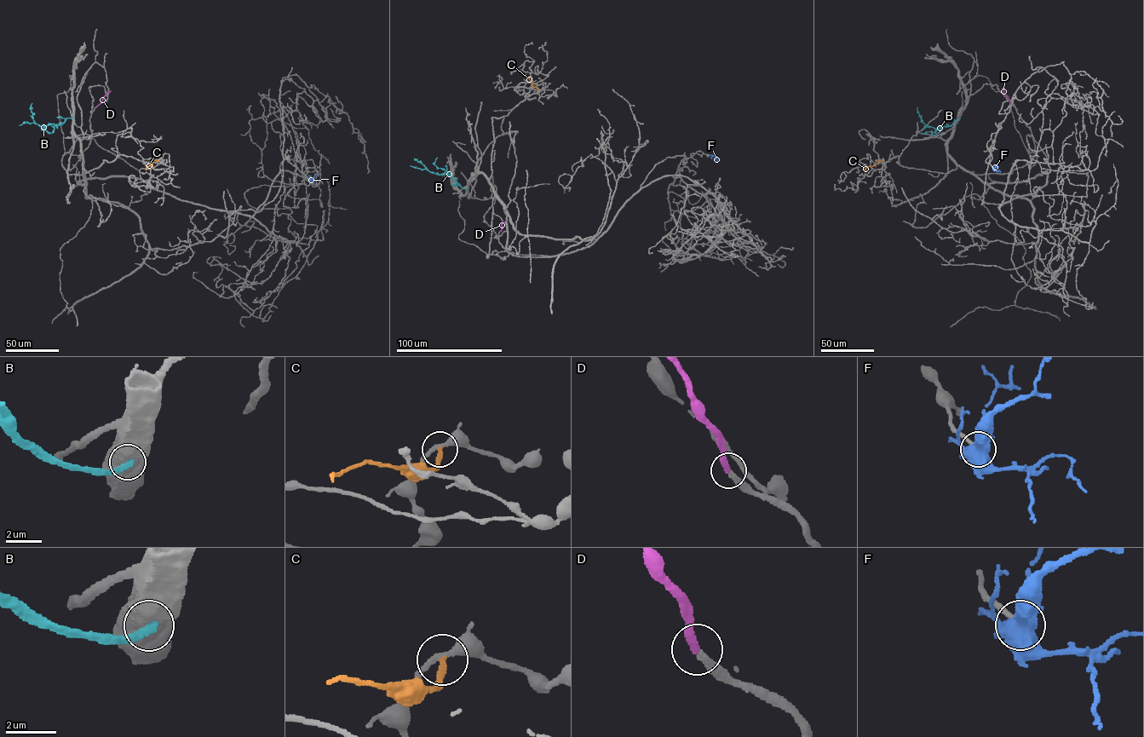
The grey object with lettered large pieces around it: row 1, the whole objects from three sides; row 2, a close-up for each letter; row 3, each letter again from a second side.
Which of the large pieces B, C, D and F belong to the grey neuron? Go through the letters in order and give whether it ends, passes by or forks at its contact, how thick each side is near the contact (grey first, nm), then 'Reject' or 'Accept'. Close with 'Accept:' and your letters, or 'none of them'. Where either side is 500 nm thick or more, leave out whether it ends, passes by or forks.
B: Thickness 750 nm (grey) against 340 nm. Reject
C: It ends there. Thickness 280 nm (grey) against 190 nm. Reject
D: It ends there. Thickness 320 nm (grey) against 320 nm. Accept
F: It forks there. Thickness 200 nm (grey) against 440 nm. Reject
Accept: D

